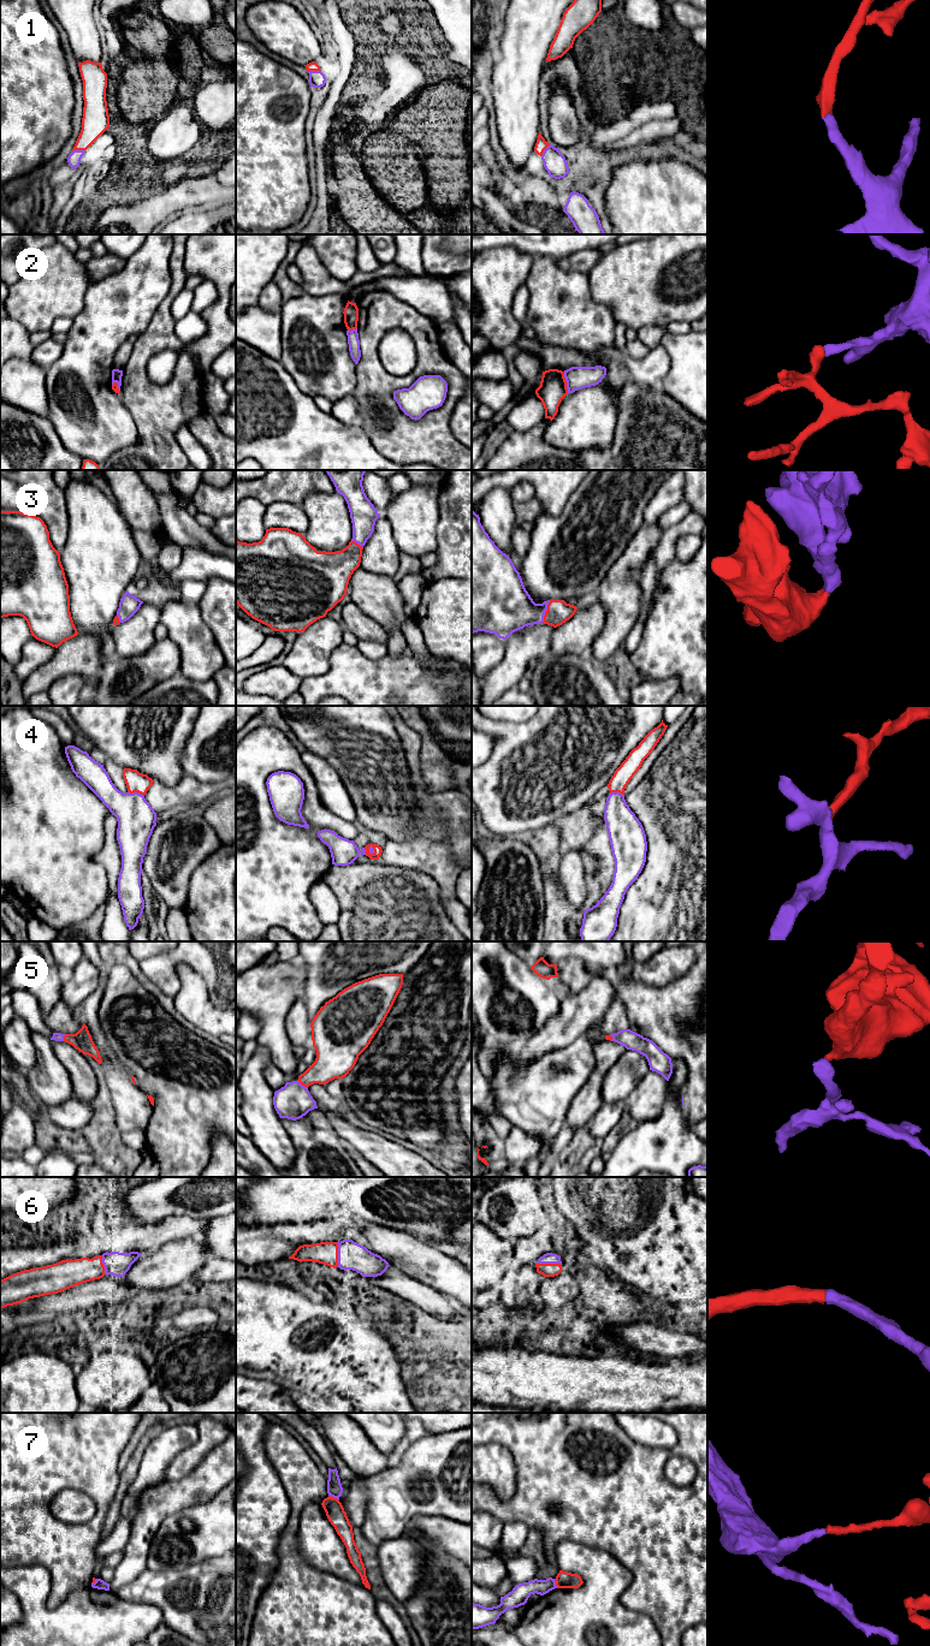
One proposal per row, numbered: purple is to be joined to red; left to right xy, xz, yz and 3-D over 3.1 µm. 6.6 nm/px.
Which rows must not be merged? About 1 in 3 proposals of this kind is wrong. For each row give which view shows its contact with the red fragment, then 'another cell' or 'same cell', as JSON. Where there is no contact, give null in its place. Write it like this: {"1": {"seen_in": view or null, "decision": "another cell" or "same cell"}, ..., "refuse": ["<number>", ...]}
{"1": {"seen_in": "xy", "decision": "same cell"}, "2": {"seen_in": "yz", "decision": "another cell"}, "3": {"seen_in": "yz", "decision": "same cell"}, "4": {"seen_in": "xy", "decision": "same cell"}, "5": {"seen_in": "xz", "decision": "same cell"}, "6": {"seen_in": "yz", "decision": "same cell"}, "7": {"seen_in": "xz", "decision": "another cell"}, "refuse": ["2", "7"]}

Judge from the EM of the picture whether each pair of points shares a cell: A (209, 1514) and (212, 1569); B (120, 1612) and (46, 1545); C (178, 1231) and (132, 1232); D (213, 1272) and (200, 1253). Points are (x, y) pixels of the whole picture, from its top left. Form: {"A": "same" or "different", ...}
{"A": "different", "B": "different", "C": "same", "D": "different"}

